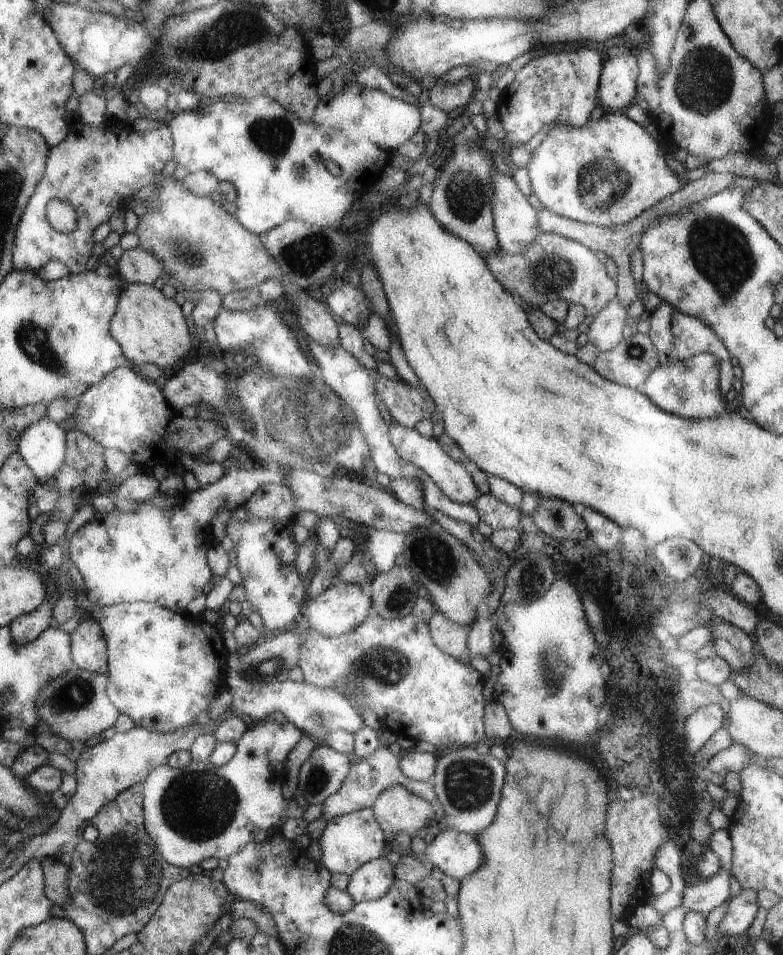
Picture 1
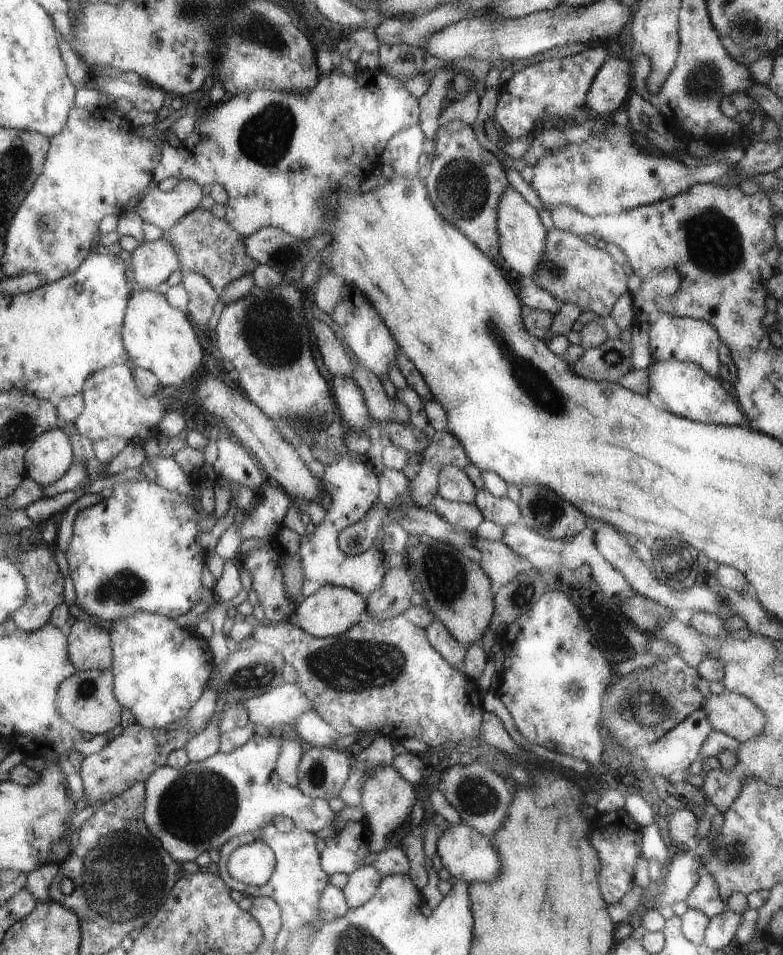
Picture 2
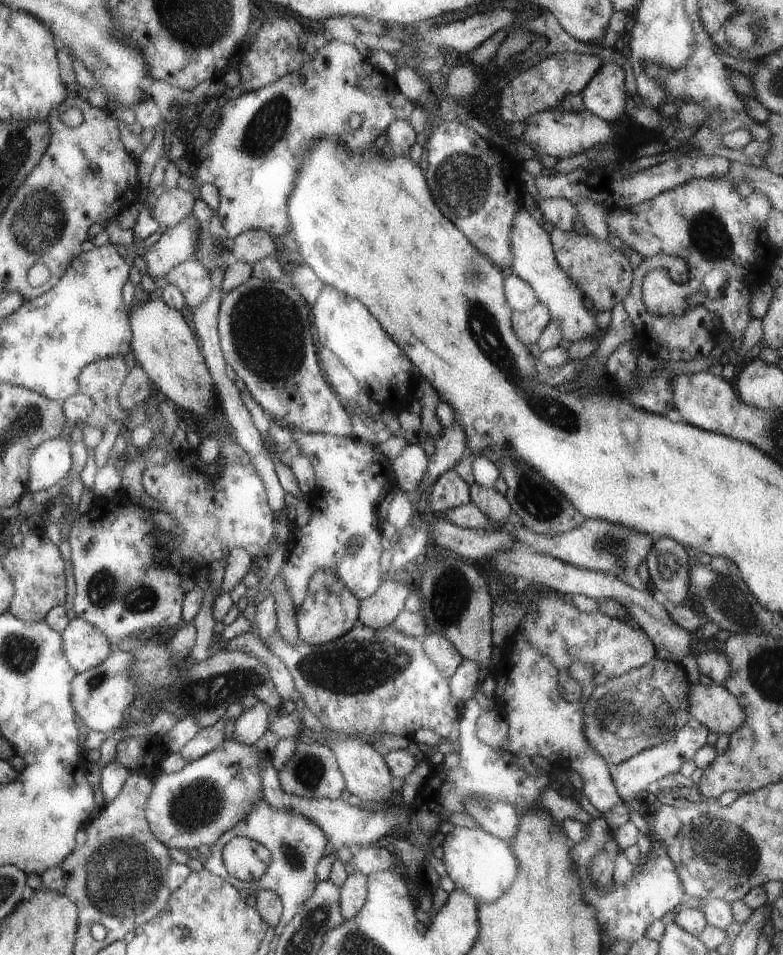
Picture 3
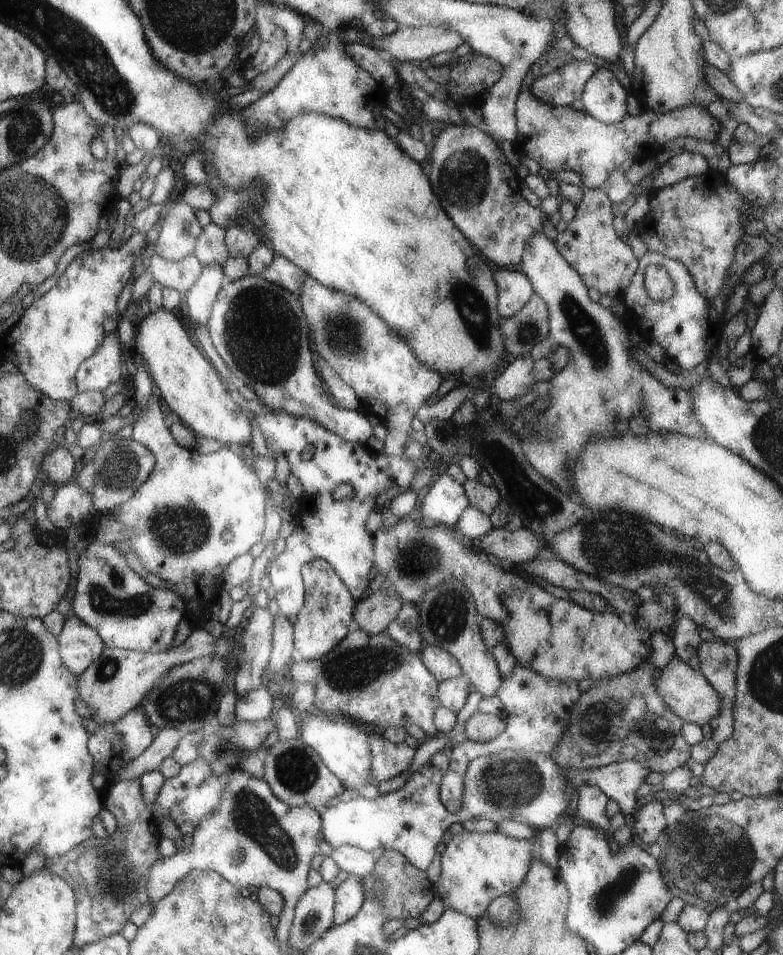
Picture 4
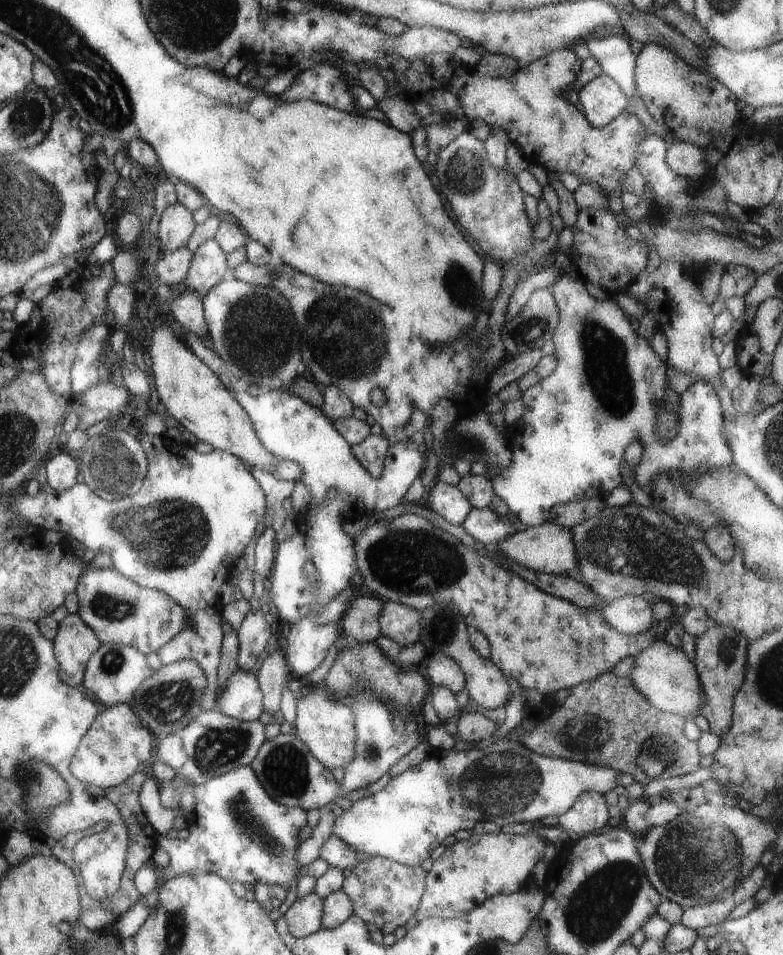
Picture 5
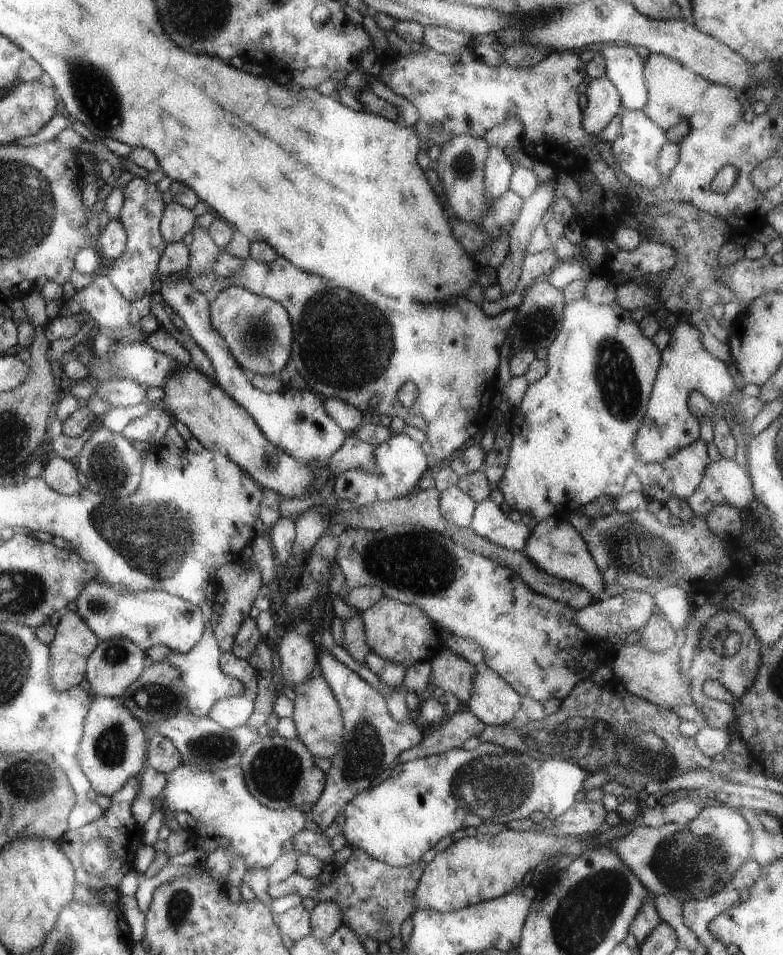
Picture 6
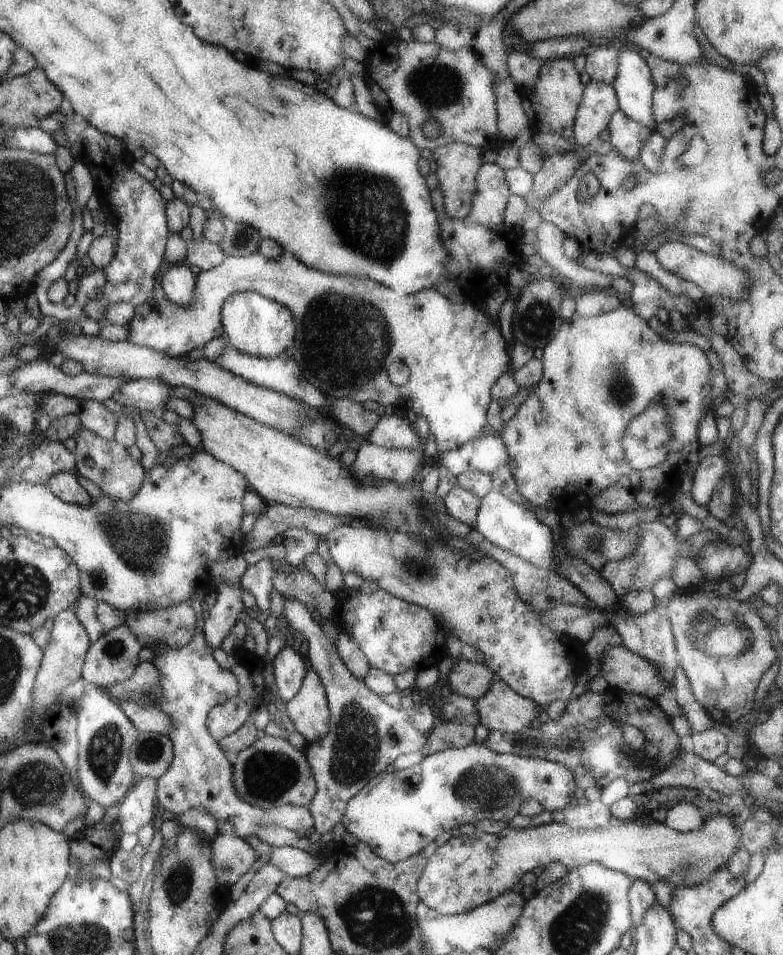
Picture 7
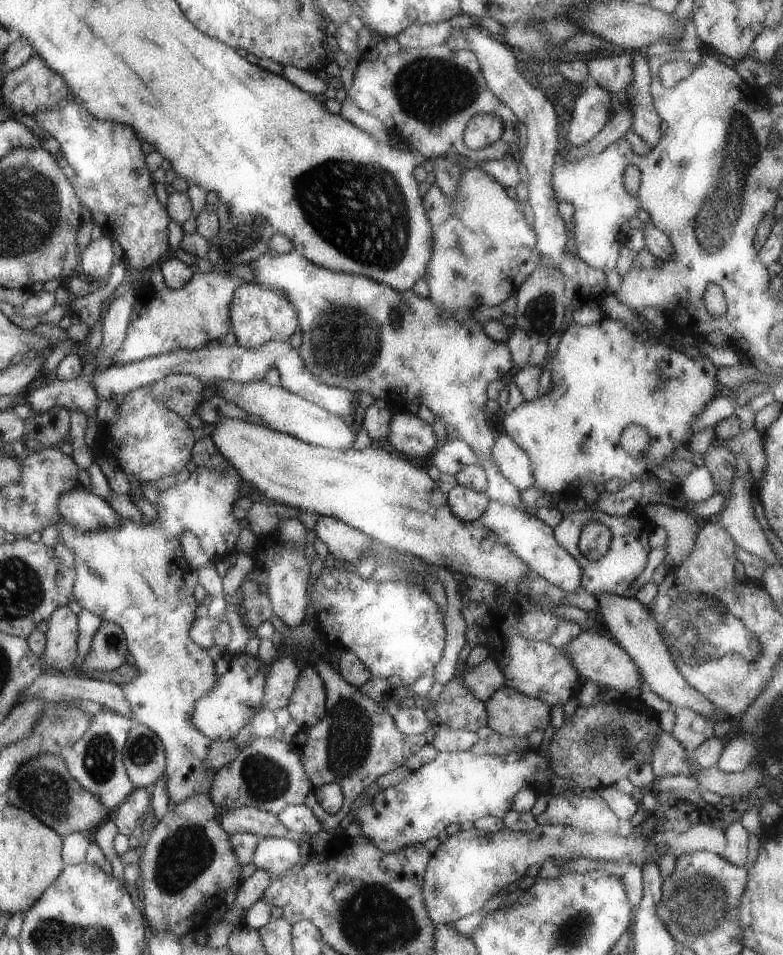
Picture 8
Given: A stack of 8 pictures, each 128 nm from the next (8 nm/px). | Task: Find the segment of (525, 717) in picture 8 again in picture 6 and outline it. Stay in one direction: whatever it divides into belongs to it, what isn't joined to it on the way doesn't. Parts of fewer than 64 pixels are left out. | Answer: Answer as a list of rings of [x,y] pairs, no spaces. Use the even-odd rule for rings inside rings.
[[[479,667],[471,684],[471,694],[462,707],[486,726],[505,725],[517,717],[520,696],[498,674]]]

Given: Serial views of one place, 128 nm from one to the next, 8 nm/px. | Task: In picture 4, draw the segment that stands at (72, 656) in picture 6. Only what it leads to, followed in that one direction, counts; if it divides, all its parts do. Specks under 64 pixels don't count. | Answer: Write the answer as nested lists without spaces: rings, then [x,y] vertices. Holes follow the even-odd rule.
[[[73,614],[64,620],[56,636],[61,662],[77,678],[104,649],[99,635]]]

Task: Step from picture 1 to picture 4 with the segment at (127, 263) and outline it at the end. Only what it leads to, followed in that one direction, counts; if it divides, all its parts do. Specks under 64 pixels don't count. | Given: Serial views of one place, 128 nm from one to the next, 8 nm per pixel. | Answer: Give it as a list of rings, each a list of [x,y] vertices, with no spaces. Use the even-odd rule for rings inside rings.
[[[174,200],[164,205],[154,252],[165,260],[178,261],[194,251],[196,238],[202,228],[195,218],[195,210],[190,206]]]

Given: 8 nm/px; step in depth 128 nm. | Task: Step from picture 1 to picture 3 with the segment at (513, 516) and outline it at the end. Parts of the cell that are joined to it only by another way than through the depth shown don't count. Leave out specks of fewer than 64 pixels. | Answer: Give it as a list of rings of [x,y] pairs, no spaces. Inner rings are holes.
[[[477,483],[470,486],[470,501],[490,521],[501,524],[511,514],[510,504],[507,499],[491,487],[482,487]]]

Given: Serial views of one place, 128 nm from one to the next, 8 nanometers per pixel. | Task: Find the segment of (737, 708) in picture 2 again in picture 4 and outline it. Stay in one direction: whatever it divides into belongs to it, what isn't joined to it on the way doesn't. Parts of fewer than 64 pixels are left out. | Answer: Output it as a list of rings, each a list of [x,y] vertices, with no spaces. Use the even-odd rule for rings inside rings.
[[[677,656],[673,657],[664,667],[659,667],[660,673],[656,678],[657,694],[684,723],[695,723],[701,726],[717,717],[722,702],[720,696],[698,671],[692,670],[686,662]]]

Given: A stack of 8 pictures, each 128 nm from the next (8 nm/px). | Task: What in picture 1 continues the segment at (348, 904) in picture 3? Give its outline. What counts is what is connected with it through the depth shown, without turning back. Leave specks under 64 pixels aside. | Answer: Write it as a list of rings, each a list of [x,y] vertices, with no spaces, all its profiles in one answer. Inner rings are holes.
[[[384,854],[362,864],[349,875],[344,891],[357,904],[359,901],[370,901],[381,898],[395,880],[392,865]]]

